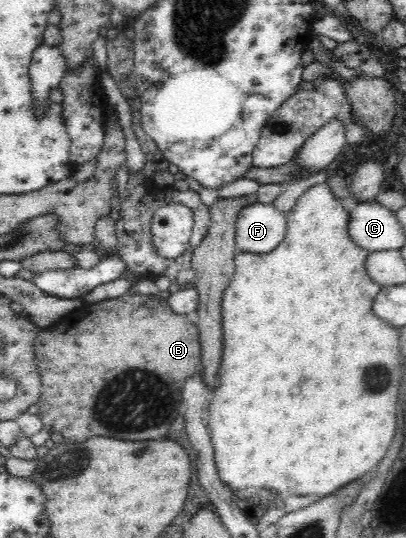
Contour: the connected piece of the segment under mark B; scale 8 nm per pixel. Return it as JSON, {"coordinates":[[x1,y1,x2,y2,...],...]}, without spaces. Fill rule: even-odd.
{"coordinates":[[128,292,117,298,85,302,78,309,63,315,51,326,39,330,33,343,33,349,34,354,37,355,38,378,42,383,42,392,37,403,40,411,38,417,43,422,44,429,60,433,64,442,84,442,92,437,118,437,120,441,160,439,162,435,166,435,166,431,172,427,174,419,178,417,182,387,188,379,191,379,190,375,194,376,198,372,201,353,197,327,186,318,186,315,174,313,167,300,158,298,158,295,130,296]]}

